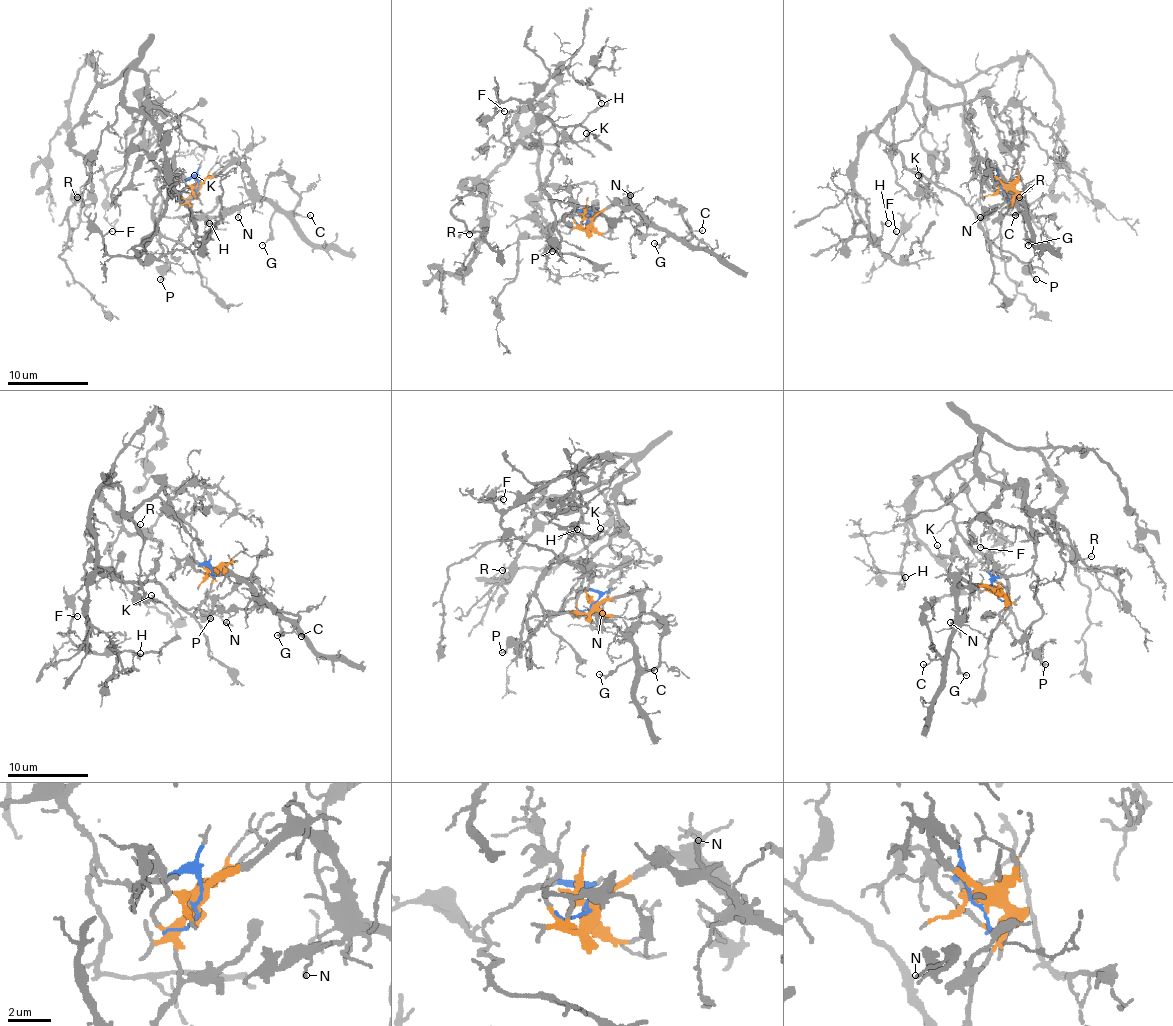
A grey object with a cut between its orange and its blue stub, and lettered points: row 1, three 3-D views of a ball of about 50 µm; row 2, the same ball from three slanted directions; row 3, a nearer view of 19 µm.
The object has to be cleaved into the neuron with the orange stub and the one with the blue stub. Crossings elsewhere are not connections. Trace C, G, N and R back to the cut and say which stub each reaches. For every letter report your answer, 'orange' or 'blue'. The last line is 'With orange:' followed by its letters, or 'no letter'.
C: orange
G: orange
N: orange
R: blue
With orange: C, G, N

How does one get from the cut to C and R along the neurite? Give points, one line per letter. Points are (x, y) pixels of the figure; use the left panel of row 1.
C: (196, 191), (214, 174), (236, 162), (263, 197), (273, 199), (287, 211), (303, 217), (309, 215)
R: (196, 191), (157, 176), (145, 73), (131, 67), (72, 130), (90, 181), (76, 197)

